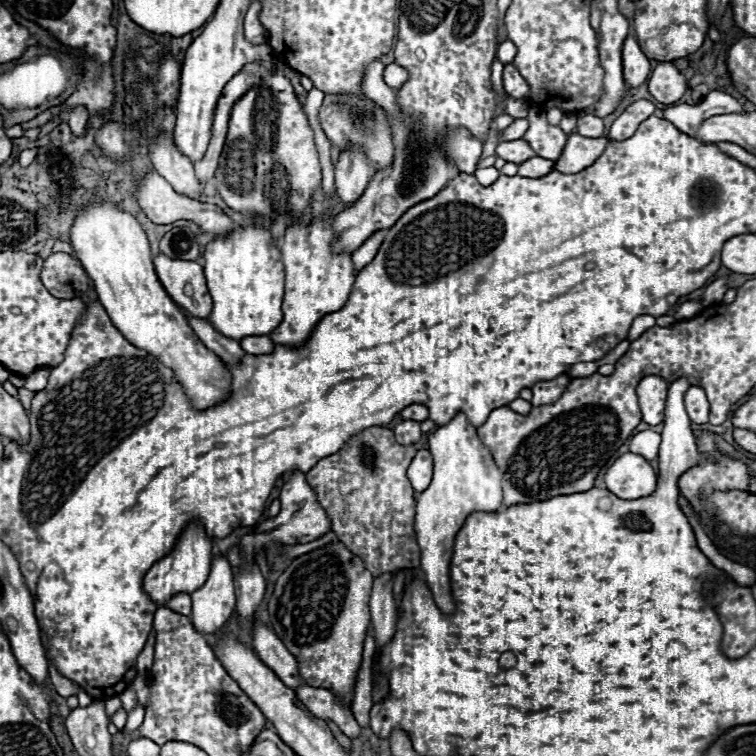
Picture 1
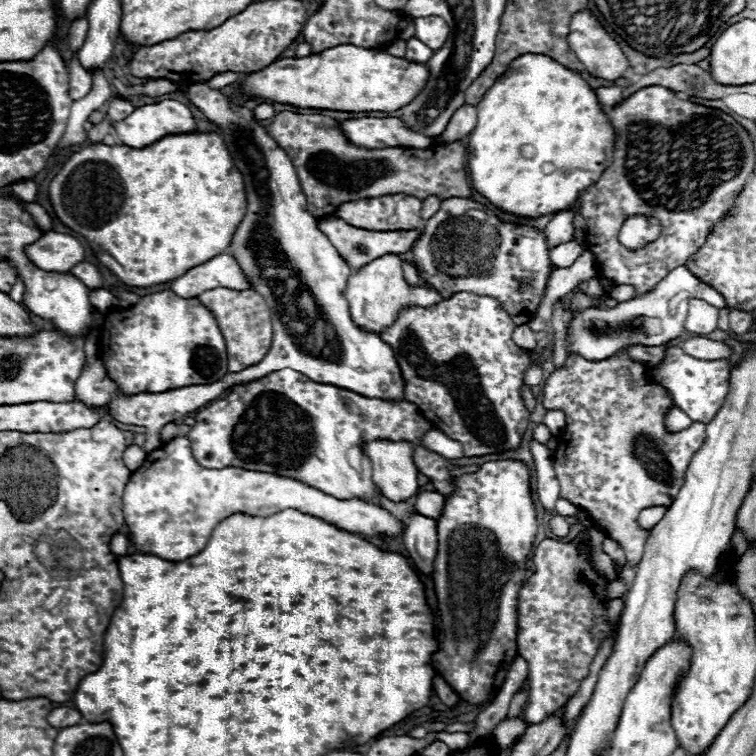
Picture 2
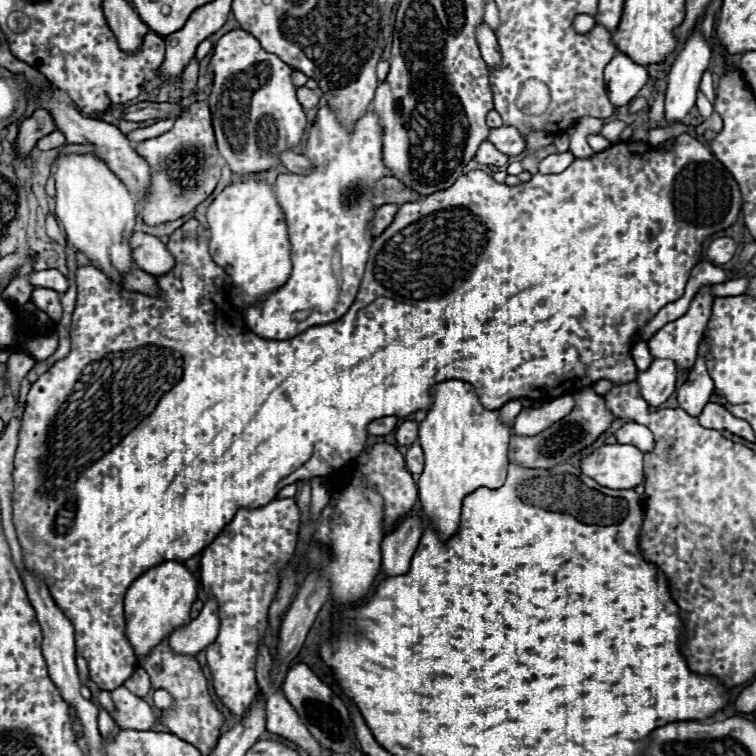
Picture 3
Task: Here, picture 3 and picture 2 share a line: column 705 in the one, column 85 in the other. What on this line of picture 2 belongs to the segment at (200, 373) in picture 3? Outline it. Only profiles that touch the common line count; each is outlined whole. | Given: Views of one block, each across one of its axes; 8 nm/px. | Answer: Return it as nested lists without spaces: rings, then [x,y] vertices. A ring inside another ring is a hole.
[[[174,134],[146,148],[84,144],[52,178],[48,196],[56,218],[84,236],[118,282],[150,288],[230,246],[246,210],[244,182],[232,164],[218,134]]]

